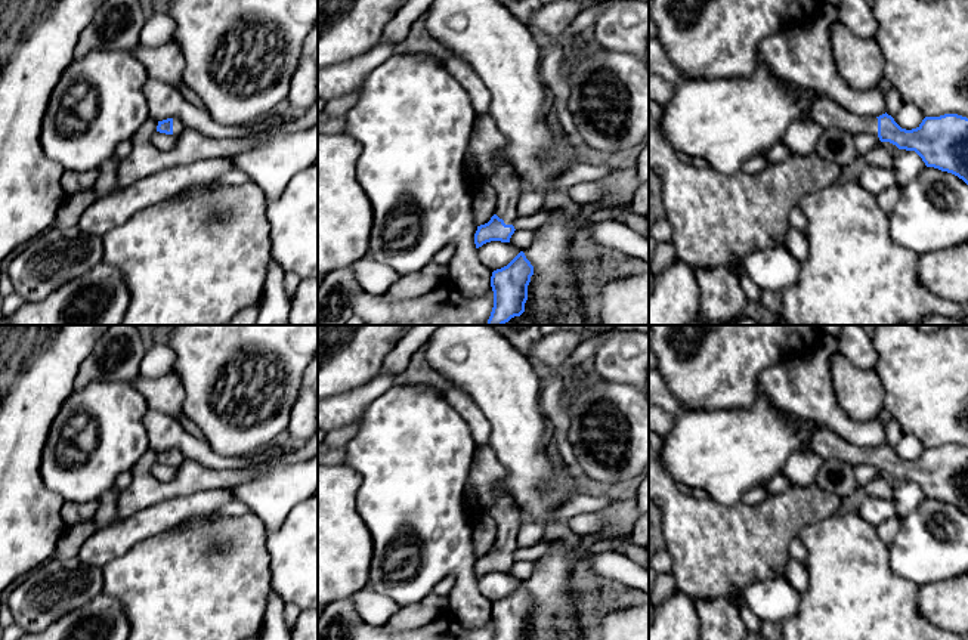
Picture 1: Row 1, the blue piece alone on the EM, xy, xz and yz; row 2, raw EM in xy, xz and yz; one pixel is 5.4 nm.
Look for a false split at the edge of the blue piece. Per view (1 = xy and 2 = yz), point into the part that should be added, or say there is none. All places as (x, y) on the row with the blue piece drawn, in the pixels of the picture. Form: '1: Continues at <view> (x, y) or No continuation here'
1: Continues at xy (178, 124)
2: Continues at yz (823, 111)

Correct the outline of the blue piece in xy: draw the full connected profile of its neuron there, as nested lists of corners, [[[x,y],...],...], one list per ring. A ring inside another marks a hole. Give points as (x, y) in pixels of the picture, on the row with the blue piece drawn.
[[[177,117],[158,121],[158,126],[157,126],[157,132],[166,133],[166,135],[173,135],[176,137],[179,137],[185,129],[186,127],[185,127],[183,121]]]

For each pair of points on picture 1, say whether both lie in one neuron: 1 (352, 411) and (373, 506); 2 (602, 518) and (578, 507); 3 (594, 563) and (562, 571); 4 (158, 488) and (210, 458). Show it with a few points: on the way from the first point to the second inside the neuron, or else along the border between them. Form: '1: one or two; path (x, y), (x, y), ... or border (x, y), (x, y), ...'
1: two; border (383, 392), (368, 405), (361, 419)
2: two; border (614, 509), (577, 513), (565, 522)
3: two; border (587, 553), (581, 560), (581, 572)
4: two; border (186, 457), (215, 469), (235, 470)

